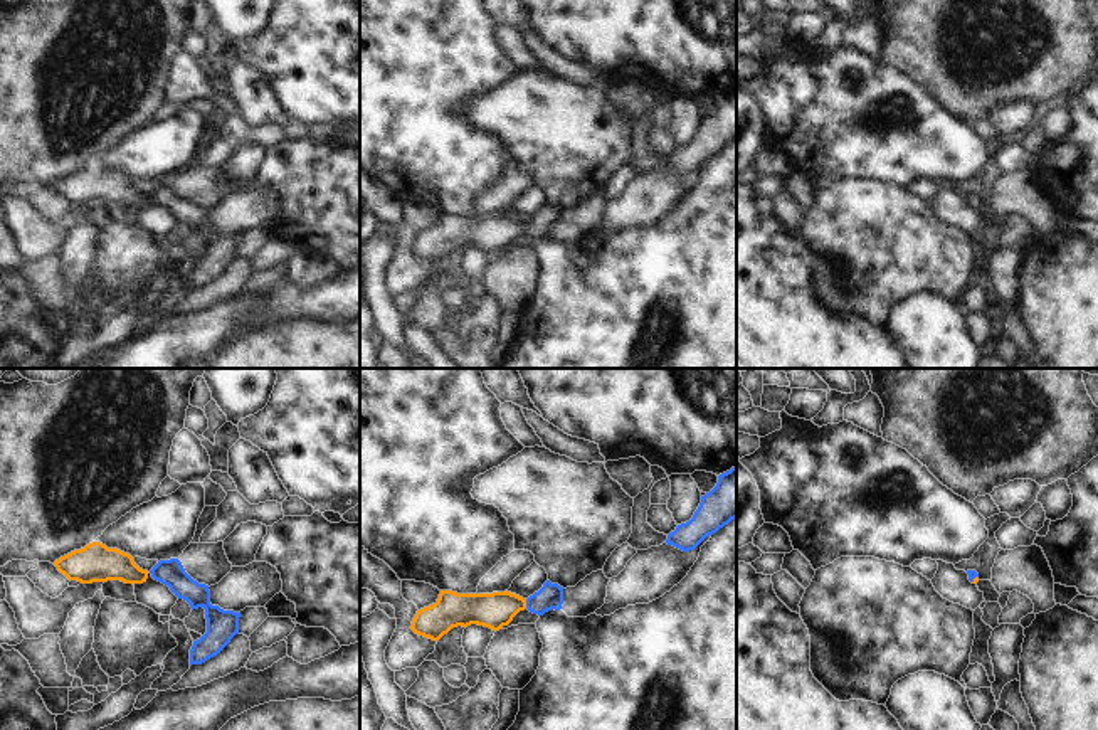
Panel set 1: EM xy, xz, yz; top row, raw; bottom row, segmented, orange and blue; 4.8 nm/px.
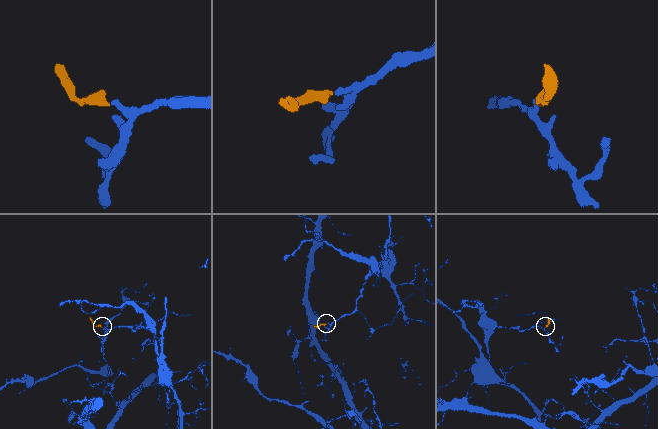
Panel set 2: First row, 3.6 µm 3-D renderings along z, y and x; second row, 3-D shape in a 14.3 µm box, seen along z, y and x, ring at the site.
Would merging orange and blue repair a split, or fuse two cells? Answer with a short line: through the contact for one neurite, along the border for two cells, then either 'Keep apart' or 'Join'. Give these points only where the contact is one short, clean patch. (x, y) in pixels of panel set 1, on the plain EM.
Line: xz (496, 232), (508, 227), (525, 227), (537, 227), (550, 219). Join

